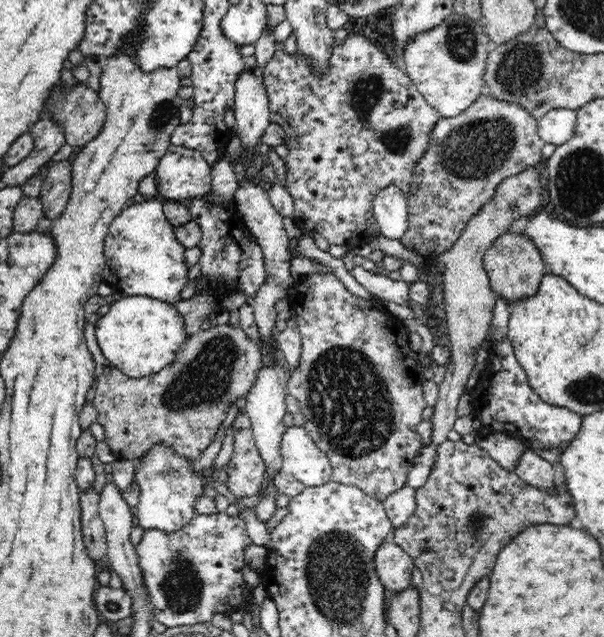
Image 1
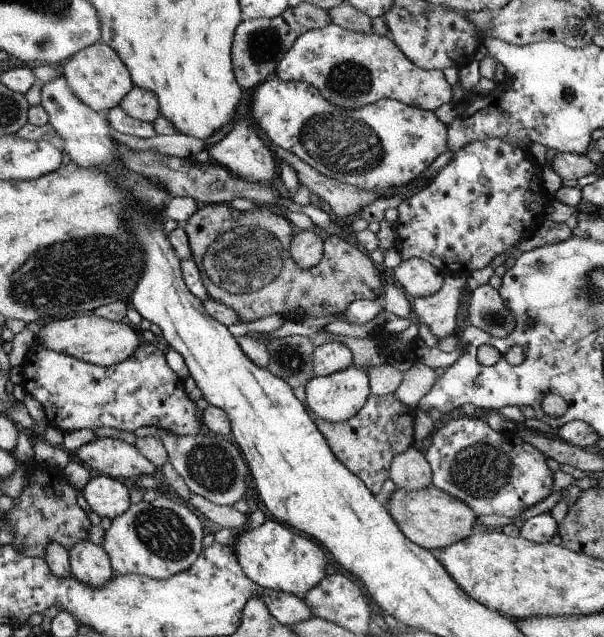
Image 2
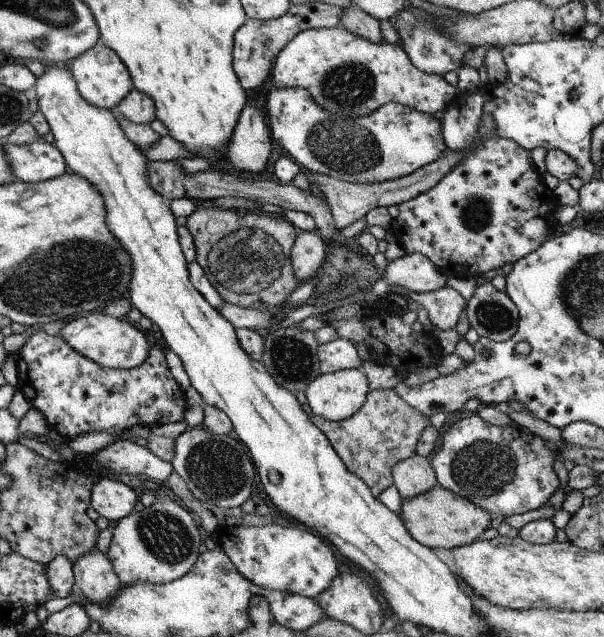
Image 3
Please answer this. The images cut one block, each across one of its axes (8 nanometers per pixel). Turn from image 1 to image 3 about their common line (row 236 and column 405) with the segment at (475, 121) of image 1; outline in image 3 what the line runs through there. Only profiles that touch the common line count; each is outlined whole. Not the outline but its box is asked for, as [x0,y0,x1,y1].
[309,389,429,497]

